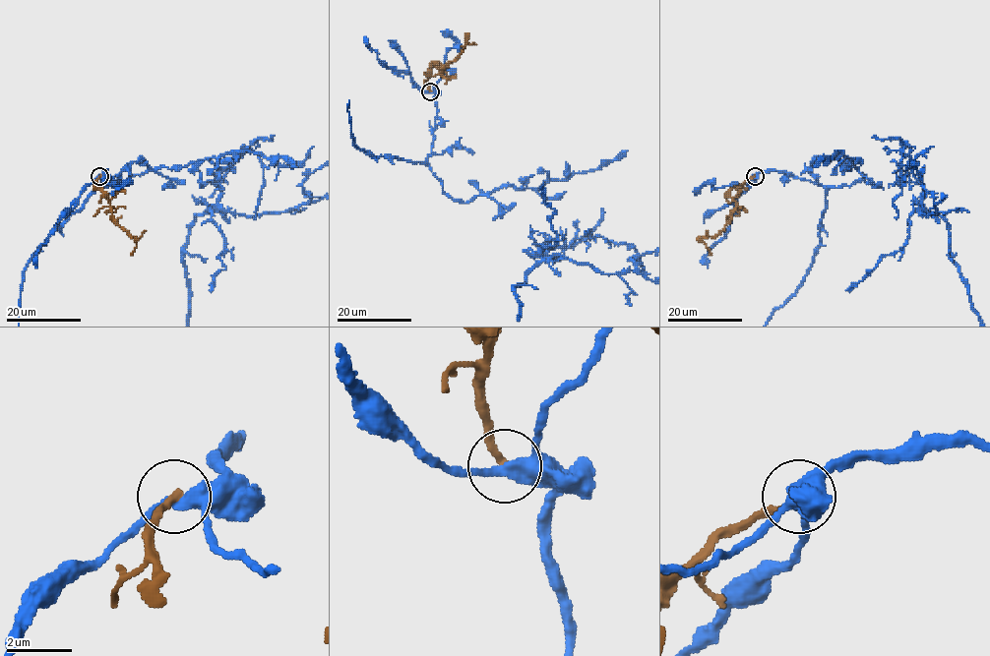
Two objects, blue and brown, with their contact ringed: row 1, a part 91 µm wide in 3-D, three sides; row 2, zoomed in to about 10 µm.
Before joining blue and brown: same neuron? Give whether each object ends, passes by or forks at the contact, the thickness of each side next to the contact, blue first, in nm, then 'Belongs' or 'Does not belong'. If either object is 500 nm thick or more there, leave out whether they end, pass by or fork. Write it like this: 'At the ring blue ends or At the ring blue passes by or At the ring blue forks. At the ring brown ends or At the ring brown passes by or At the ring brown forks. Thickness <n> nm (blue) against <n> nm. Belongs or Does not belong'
At the ring blue passes by. At the ring brown ends. Thickness 400 nm (blue) against 240 nm. Does not belong

